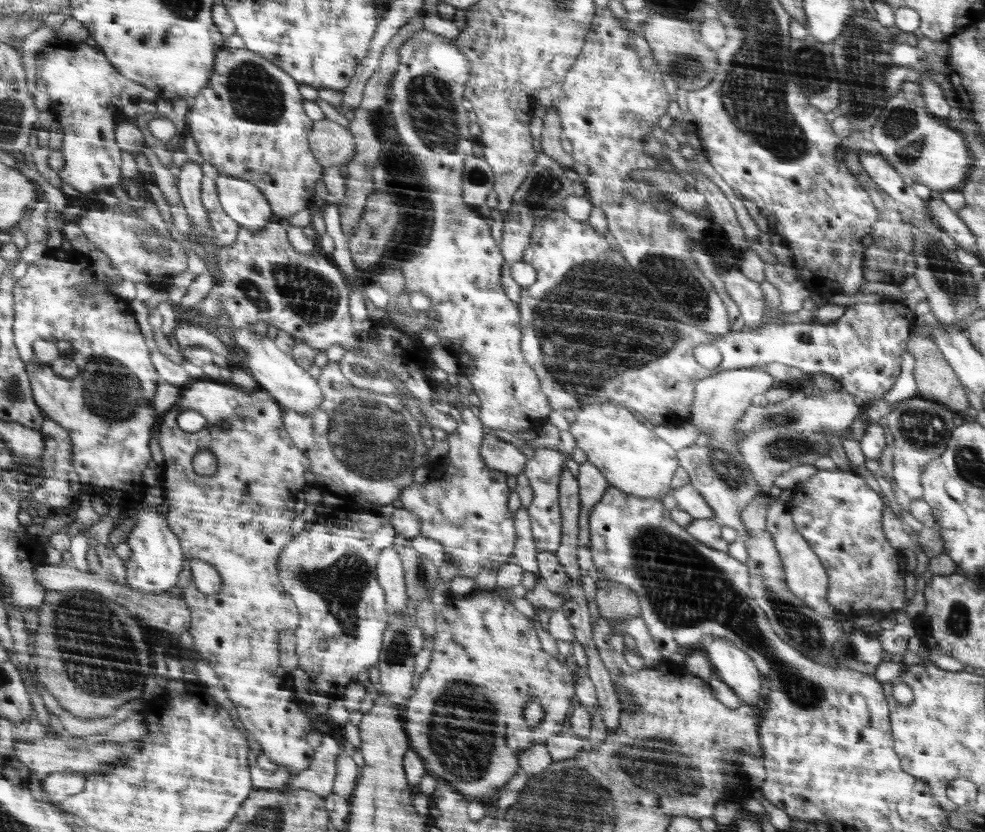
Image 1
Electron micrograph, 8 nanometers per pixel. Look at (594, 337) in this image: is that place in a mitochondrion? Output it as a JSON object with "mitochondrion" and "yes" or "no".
{"mitochondrion":"yes"}

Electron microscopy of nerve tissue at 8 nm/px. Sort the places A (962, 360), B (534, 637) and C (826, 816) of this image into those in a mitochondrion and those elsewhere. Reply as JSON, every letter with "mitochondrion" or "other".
{"A":"other","B":"other","C":"other"}

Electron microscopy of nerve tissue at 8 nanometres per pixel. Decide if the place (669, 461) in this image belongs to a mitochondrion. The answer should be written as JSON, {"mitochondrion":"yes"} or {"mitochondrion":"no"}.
{"mitochondrion":"no"}

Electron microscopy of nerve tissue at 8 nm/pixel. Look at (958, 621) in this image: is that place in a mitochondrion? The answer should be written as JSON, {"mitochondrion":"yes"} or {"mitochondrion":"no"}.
{"mitochondrion":"yes"}

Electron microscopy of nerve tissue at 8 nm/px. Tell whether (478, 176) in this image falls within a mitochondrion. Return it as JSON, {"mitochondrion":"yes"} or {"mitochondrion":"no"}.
{"mitochondrion":"yes"}

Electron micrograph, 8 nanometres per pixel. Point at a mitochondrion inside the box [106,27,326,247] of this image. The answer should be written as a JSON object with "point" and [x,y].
{"point":[255,94]}

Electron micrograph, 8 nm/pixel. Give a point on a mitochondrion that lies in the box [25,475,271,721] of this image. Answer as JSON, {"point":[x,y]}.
{"point":[85,624]}

